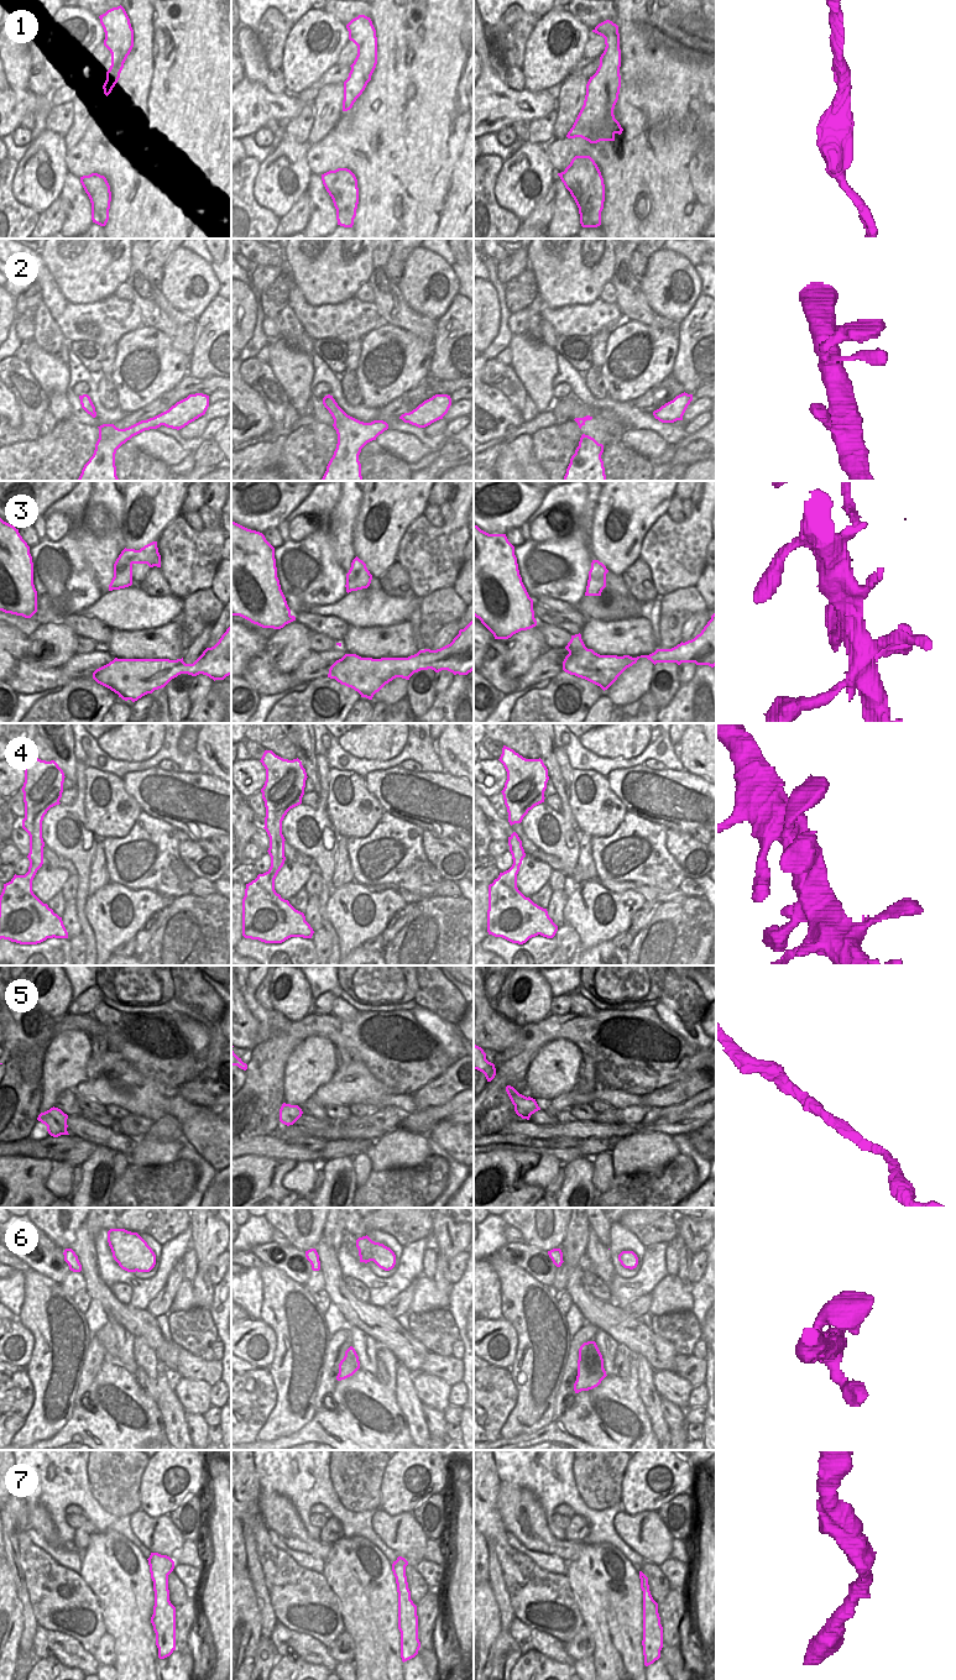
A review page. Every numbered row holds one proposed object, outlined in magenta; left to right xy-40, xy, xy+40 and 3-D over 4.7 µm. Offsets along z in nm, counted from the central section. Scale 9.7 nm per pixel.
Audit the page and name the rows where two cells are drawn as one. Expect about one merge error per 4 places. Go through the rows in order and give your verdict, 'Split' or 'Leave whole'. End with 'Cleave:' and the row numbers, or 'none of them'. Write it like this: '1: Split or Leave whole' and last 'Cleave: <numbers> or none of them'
1: Leave whole
2: Leave whole
3: Leave whole
4: Leave whole
5: Leave whole
6: Leave whole
7: Leave whole
Cleave: none of them.

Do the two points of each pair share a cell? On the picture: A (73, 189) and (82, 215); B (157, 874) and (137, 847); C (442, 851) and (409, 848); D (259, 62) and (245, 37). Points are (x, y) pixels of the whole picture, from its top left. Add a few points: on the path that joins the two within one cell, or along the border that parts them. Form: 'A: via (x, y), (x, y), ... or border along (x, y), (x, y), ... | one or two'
A: via (73, 195), (78, 209) | one
B: via (157, 868), (144, 853) | one
C: border along (423, 830), (423, 853), (440, 874) | two
D: via (252, 56), (249, 43) | one

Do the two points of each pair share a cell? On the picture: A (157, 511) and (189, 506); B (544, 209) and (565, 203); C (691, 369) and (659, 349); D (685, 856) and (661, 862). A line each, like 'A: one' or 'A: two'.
A: two
B: two
C: two
D: two

